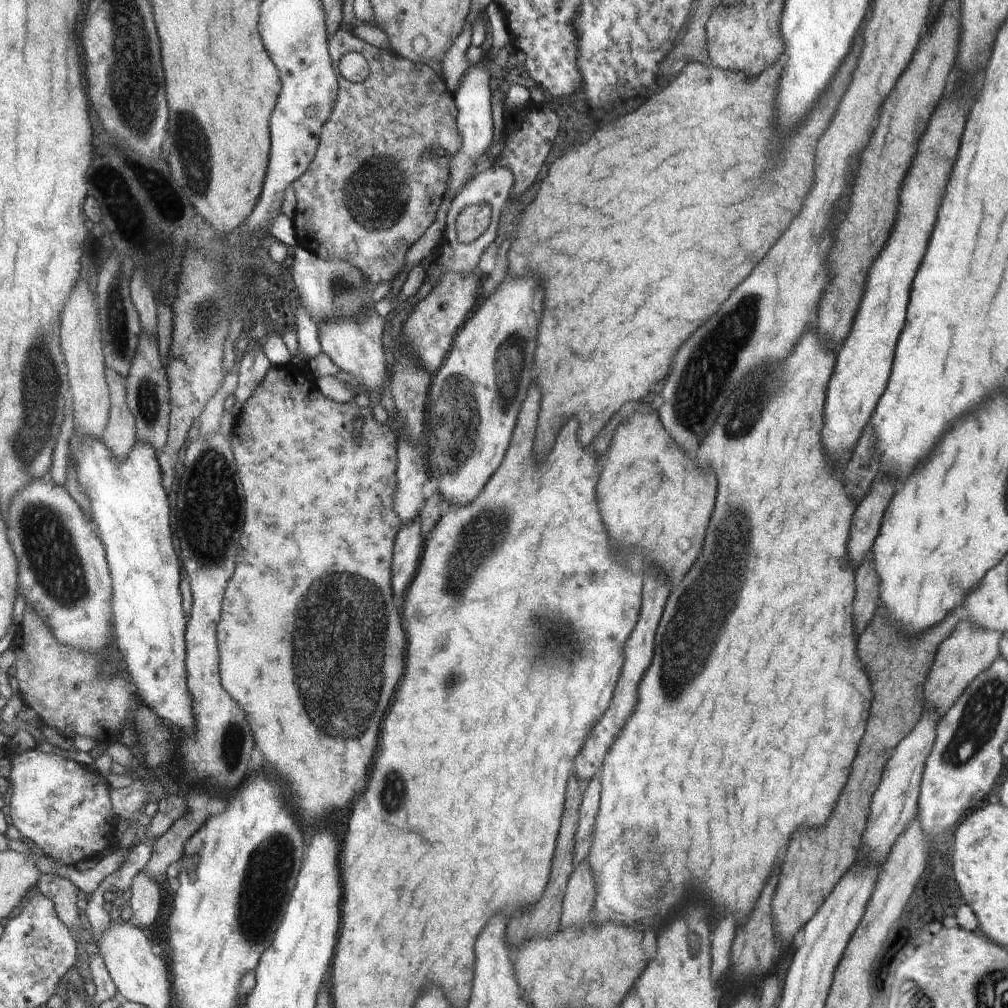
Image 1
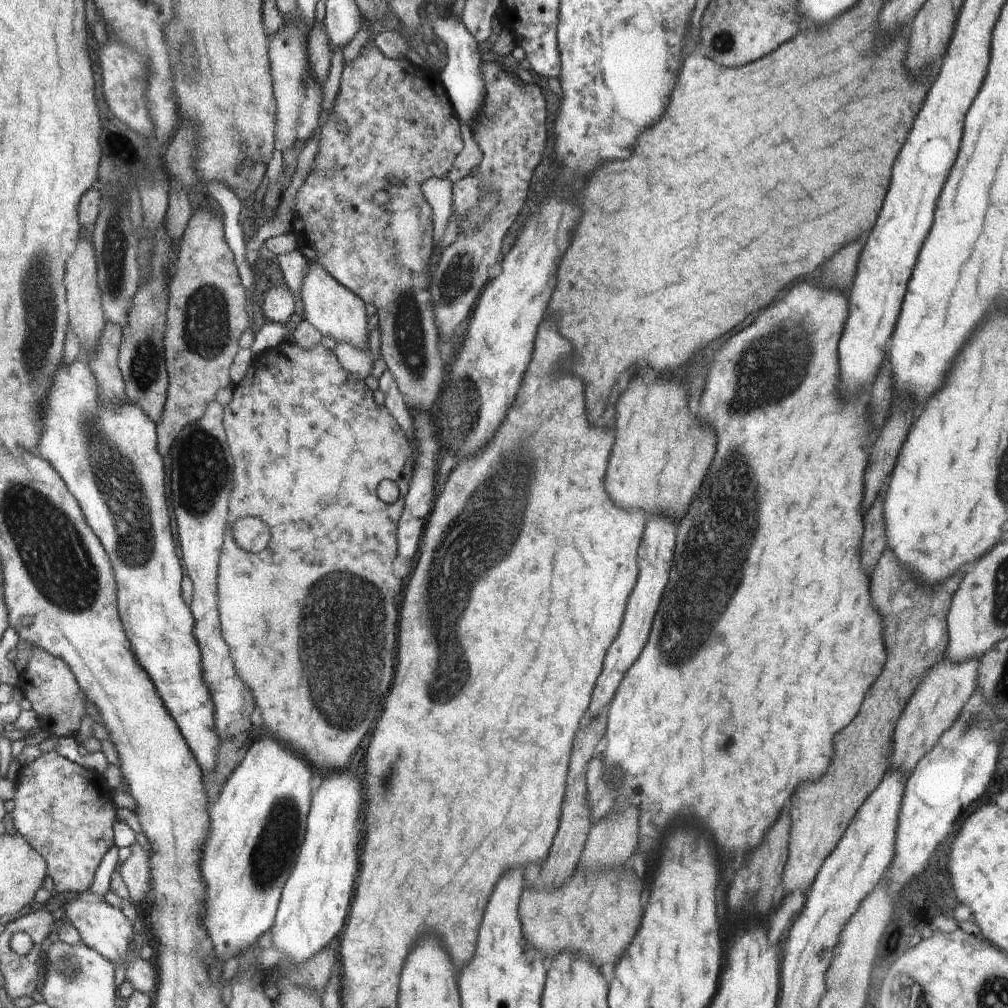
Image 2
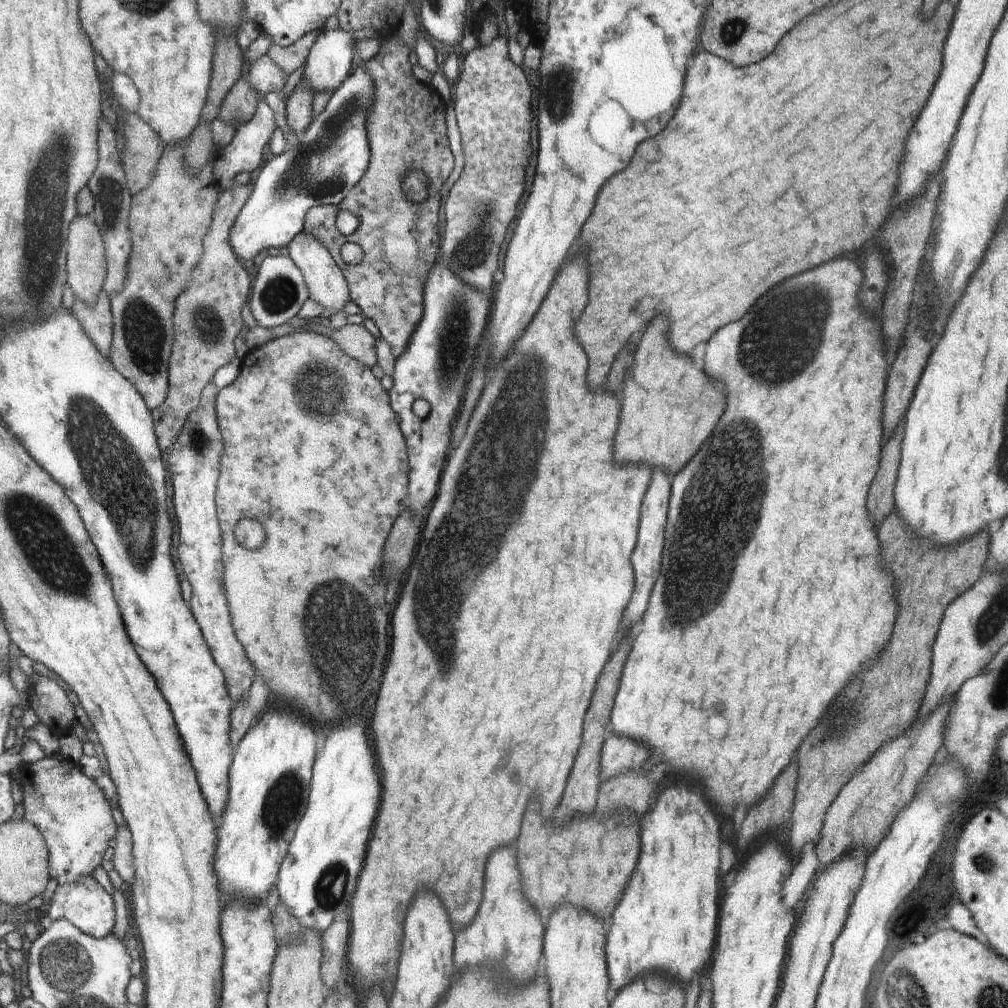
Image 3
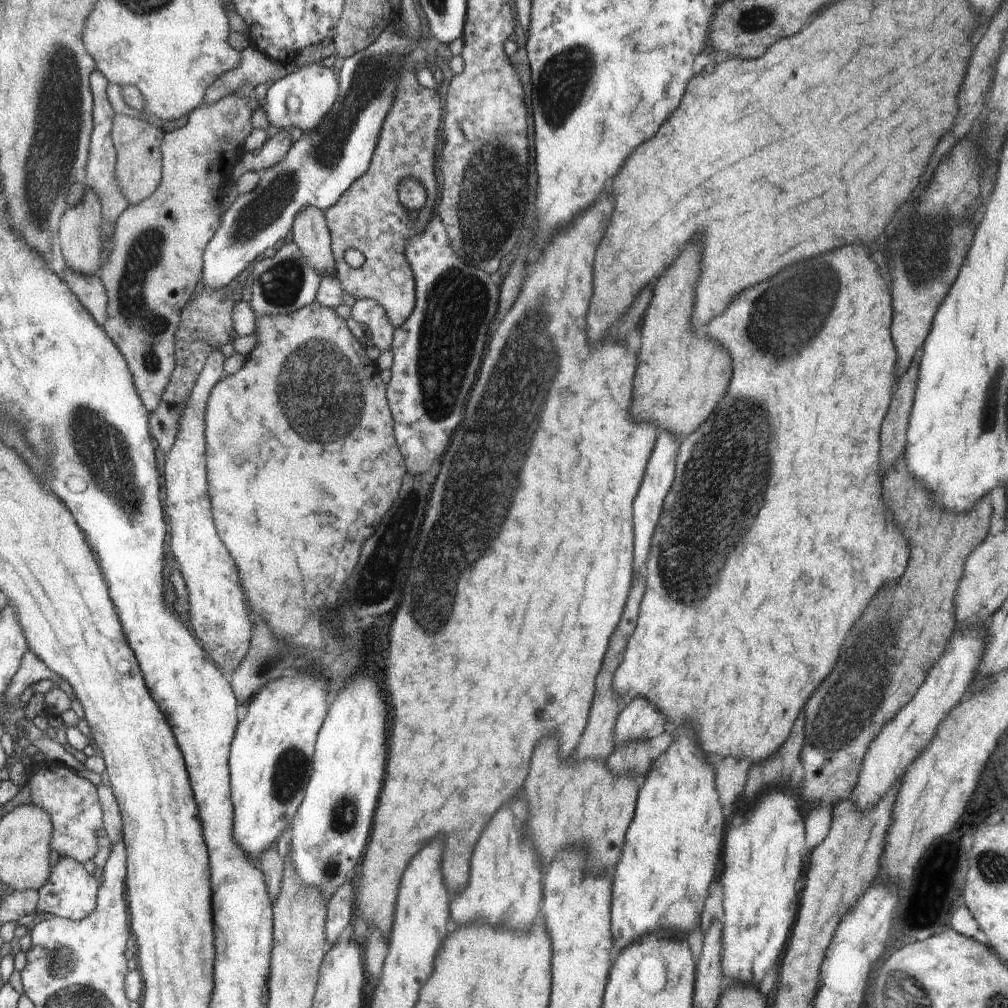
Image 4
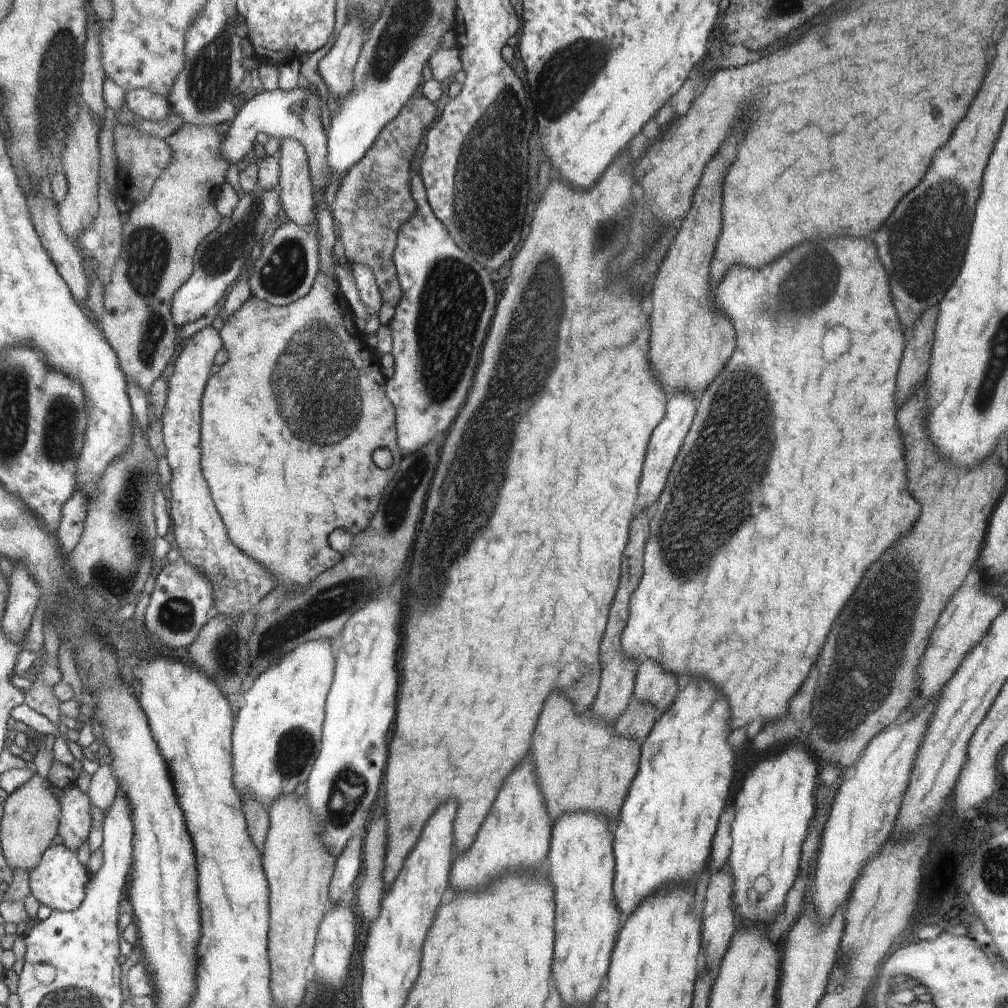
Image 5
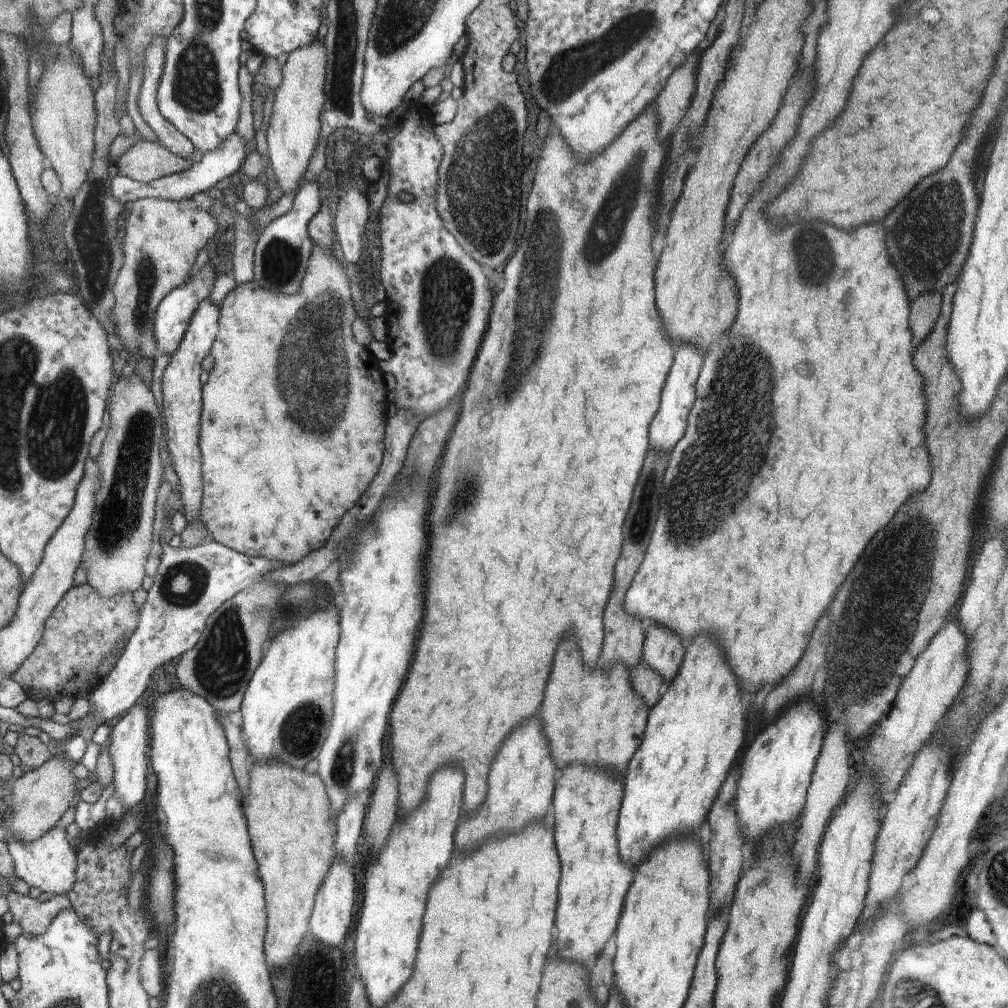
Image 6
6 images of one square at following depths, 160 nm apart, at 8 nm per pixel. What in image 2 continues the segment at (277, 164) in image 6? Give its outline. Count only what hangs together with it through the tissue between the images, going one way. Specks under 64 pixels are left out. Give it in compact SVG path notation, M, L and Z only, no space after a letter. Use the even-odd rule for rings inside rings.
M307 260L306 273L301 280L301 306L305 318L324 336L332 336L337 344L348 341L357 347L368 343L369 320L366 318L364 301L357 294L336 280L318 261Z

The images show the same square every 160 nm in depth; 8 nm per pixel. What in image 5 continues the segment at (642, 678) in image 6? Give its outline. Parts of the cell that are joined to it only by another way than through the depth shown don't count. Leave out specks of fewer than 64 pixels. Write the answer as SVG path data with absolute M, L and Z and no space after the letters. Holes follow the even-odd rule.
M632 698L625 711L621 712L615 722L615 733L632 737L641 744L650 734L651 728L662 713L653 704L646 701L636 701Z

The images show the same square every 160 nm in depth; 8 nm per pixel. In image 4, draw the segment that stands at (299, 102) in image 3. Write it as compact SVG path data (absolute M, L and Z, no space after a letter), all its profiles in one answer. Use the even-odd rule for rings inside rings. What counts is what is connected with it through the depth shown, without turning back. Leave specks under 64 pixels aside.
M280 131L269 136L265 145L257 153L248 151L242 153L242 158L231 168L231 180L236 184L239 176L248 171L260 174L263 170L276 166L290 150L290 131Z

